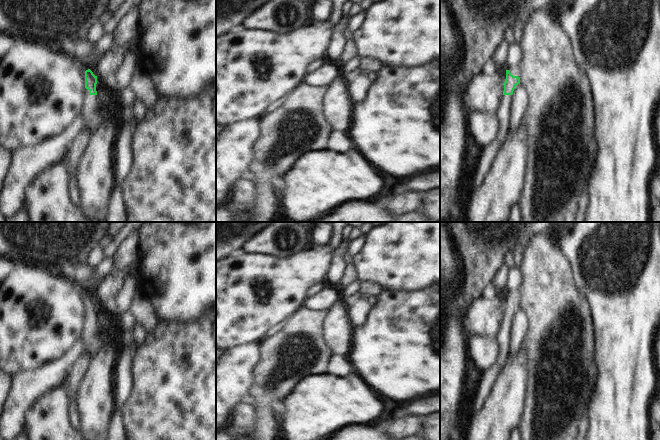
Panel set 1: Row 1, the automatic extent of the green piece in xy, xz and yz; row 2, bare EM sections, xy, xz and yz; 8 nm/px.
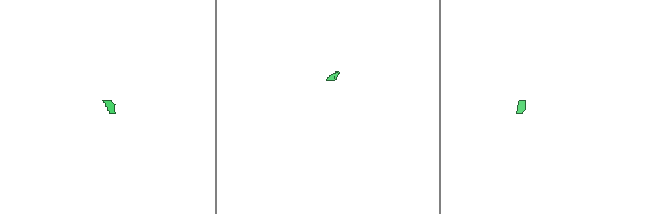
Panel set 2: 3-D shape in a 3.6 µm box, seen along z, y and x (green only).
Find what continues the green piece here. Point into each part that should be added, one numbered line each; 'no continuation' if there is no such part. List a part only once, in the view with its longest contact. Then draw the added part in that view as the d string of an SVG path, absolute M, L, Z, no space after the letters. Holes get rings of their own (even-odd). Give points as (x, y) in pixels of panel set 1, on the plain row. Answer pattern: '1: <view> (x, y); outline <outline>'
1: yz (489, 376); outline M502 319L502 328L498 329L496 341L498 343L498 356L495 363L486 371L482 372L479 388L473 400L474 408L480 411L495 383L498 373L503 369L510 353L510 332L512 319Z

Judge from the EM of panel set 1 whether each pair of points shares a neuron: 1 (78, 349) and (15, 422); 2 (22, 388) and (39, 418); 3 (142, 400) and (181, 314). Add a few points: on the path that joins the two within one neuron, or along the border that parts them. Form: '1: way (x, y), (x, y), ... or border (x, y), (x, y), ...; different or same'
1: way (59, 368), (52, 375), (46, 377), (20, 403); same
2: border (49, 389), (26, 412), (23, 426); different
3: border (200, 316), (191, 322), (185, 323), (158, 321); different

